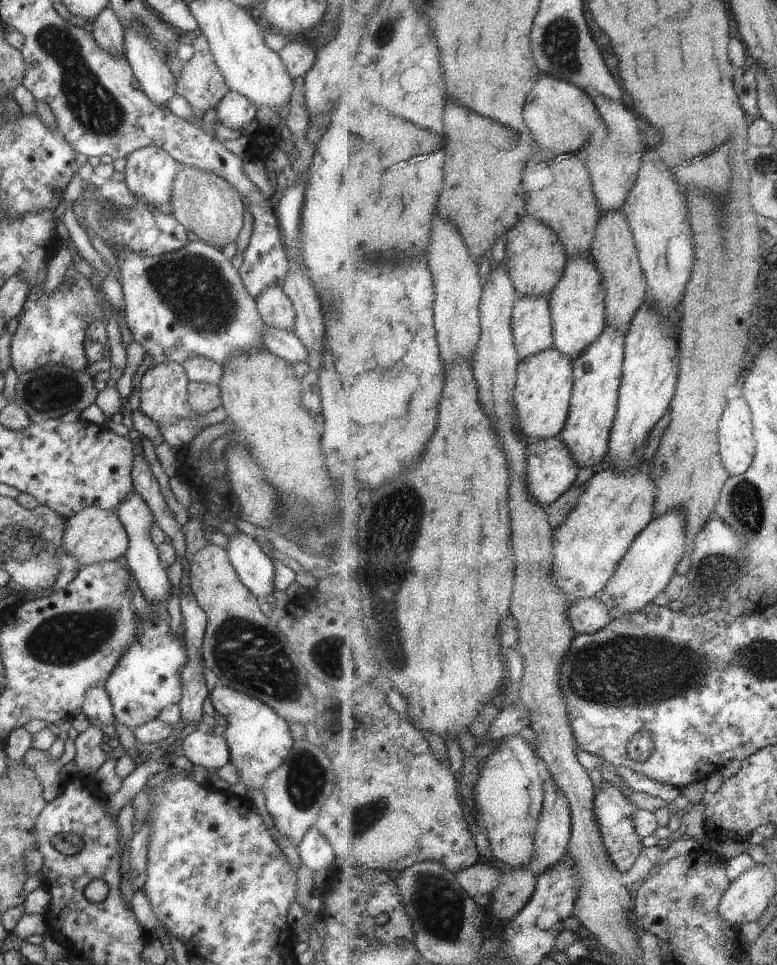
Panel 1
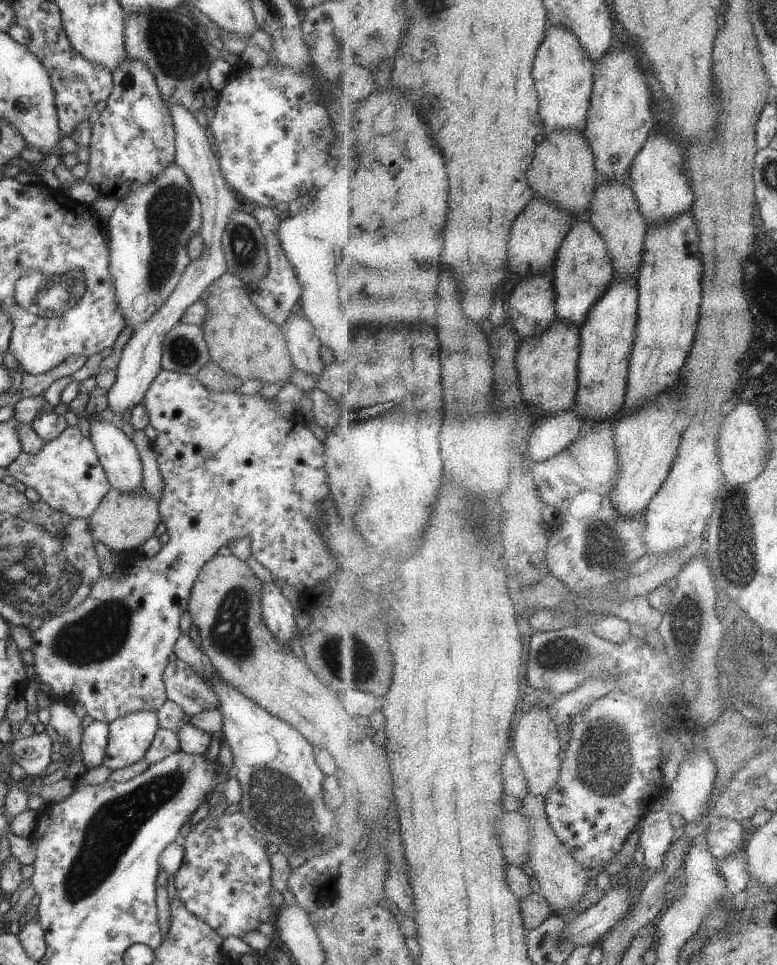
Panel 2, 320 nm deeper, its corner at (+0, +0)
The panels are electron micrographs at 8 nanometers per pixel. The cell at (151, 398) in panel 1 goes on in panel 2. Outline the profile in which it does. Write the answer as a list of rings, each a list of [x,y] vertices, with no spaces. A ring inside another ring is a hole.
[[[160,369],[157,372],[157,376],[153,378],[149,388],[145,390],[141,402],[143,402],[143,408],[147,412],[148,424],[158,432],[158,436],[155,436],[155,440],[151,443],[151,449],[154,453],[155,463],[159,464],[157,469],[161,474],[161,479],[165,482],[161,490],[161,496],[159,496],[158,514],[160,515],[160,521],[165,524],[169,541],[154,556],[139,558],[137,561],[133,560],[132,564],[131,562],[129,564],[116,564],[110,575],[99,576],[93,582],[93,586],[89,588],[89,594],[85,594],[85,598],[77,606],[73,606],[67,612],[61,612],[57,616],[49,616],[49,618],[41,620],[39,628],[29,632],[33,644],[27,648],[33,656],[31,666],[35,672],[35,679],[38,683],[48,686],[49,699],[67,704],[68,706],[75,704],[83,706],[87,716],[93,719],[93,721],[105,722],[105,724],[115,720],[117,716],[123,716],[123,714],[131,712],[131,710],[133,712],[135,710],[151,710],[151,712],[156,712],[161,707],[161,704],[166,702],[167,699],[161,674],[168,664],[167,658],[169,658],[173,644],[180,634],[179,618],[181,618],[181,614],[188,607],[190,591],[199,573],[199,568],[209,558],[212,558],[221,546],[227,545],[227,542],[243,538],[248,540],[250,554],[255,557],[257,562],[265,567],[275,580],[281,580],[297,590],[313,588],[319,582],[329,580],[332,576],[342,577],[351,586],[351,578],[353,578],[353,574],[345,574],[345,570],[348,571],[349,568],[336,563],[338,559],[336,559],[332,552],[329,552],[323,538],[321,538],[321,534],[319,534],[319,530],[317,530],[321,525],[321,508],[319,506],[330,495],[330,491],[327,487],[324,470],[326,458],[324,456],[321,436],[309,423],[308,417],[304,413],[297,410],[287,415],[287,417],[281,416],[277,412],[277,406],[273,399],[265,400],[258,393],[251,394],[251,396],[241,396],[241,394],[237,394],[235,391],[211,393],[194,376],[164,369]]]

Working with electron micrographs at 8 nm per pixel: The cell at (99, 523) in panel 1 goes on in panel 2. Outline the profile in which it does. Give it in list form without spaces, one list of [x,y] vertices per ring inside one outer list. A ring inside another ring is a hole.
[[[142,488],[137,492],[117,492],[110,489],[101,498],[97,508],[89,516],[89,536],[95,542],[100,542],[109,551],[117,554],[125,554],[126,551],[138,549],[145,540],[148,540],[154,533],[157,524],[160,522],[158,514],[158,502],[155,502]]]

